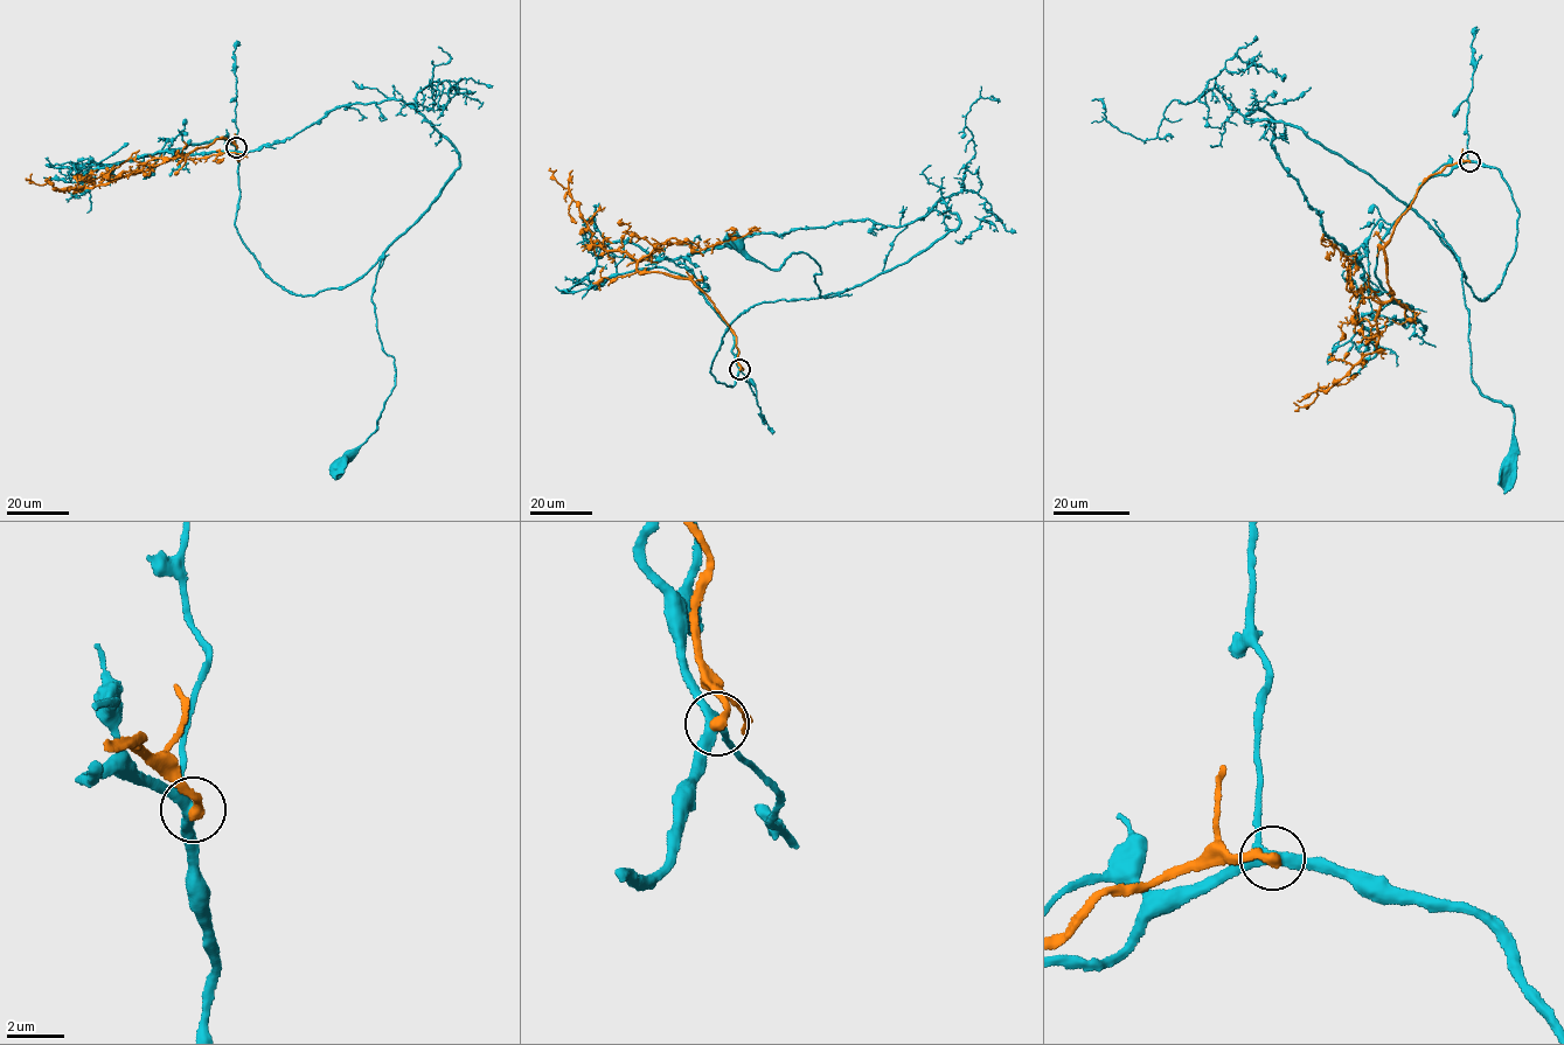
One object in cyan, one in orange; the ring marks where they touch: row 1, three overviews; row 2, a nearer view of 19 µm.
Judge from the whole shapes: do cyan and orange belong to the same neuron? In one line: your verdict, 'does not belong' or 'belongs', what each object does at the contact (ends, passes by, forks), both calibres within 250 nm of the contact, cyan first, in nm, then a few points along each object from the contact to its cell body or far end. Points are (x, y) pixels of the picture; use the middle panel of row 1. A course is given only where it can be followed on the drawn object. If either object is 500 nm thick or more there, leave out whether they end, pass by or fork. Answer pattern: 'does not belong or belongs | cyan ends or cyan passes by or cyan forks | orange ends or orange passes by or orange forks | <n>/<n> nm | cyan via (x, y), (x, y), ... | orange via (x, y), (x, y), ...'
does not belong | cyan forks | orange ends | 280/360 nm | cyan via (739, 369), (731, 385), (710, 367), (741, 314), (841, 292), (820, 294), (806, 252), (774, 270), (734, 244) | orange via (739, 369), (734, 331), (714, 302), (689, 279), (637, 266), (662, 243), (702, 249), (755, 227), (750, 235)

